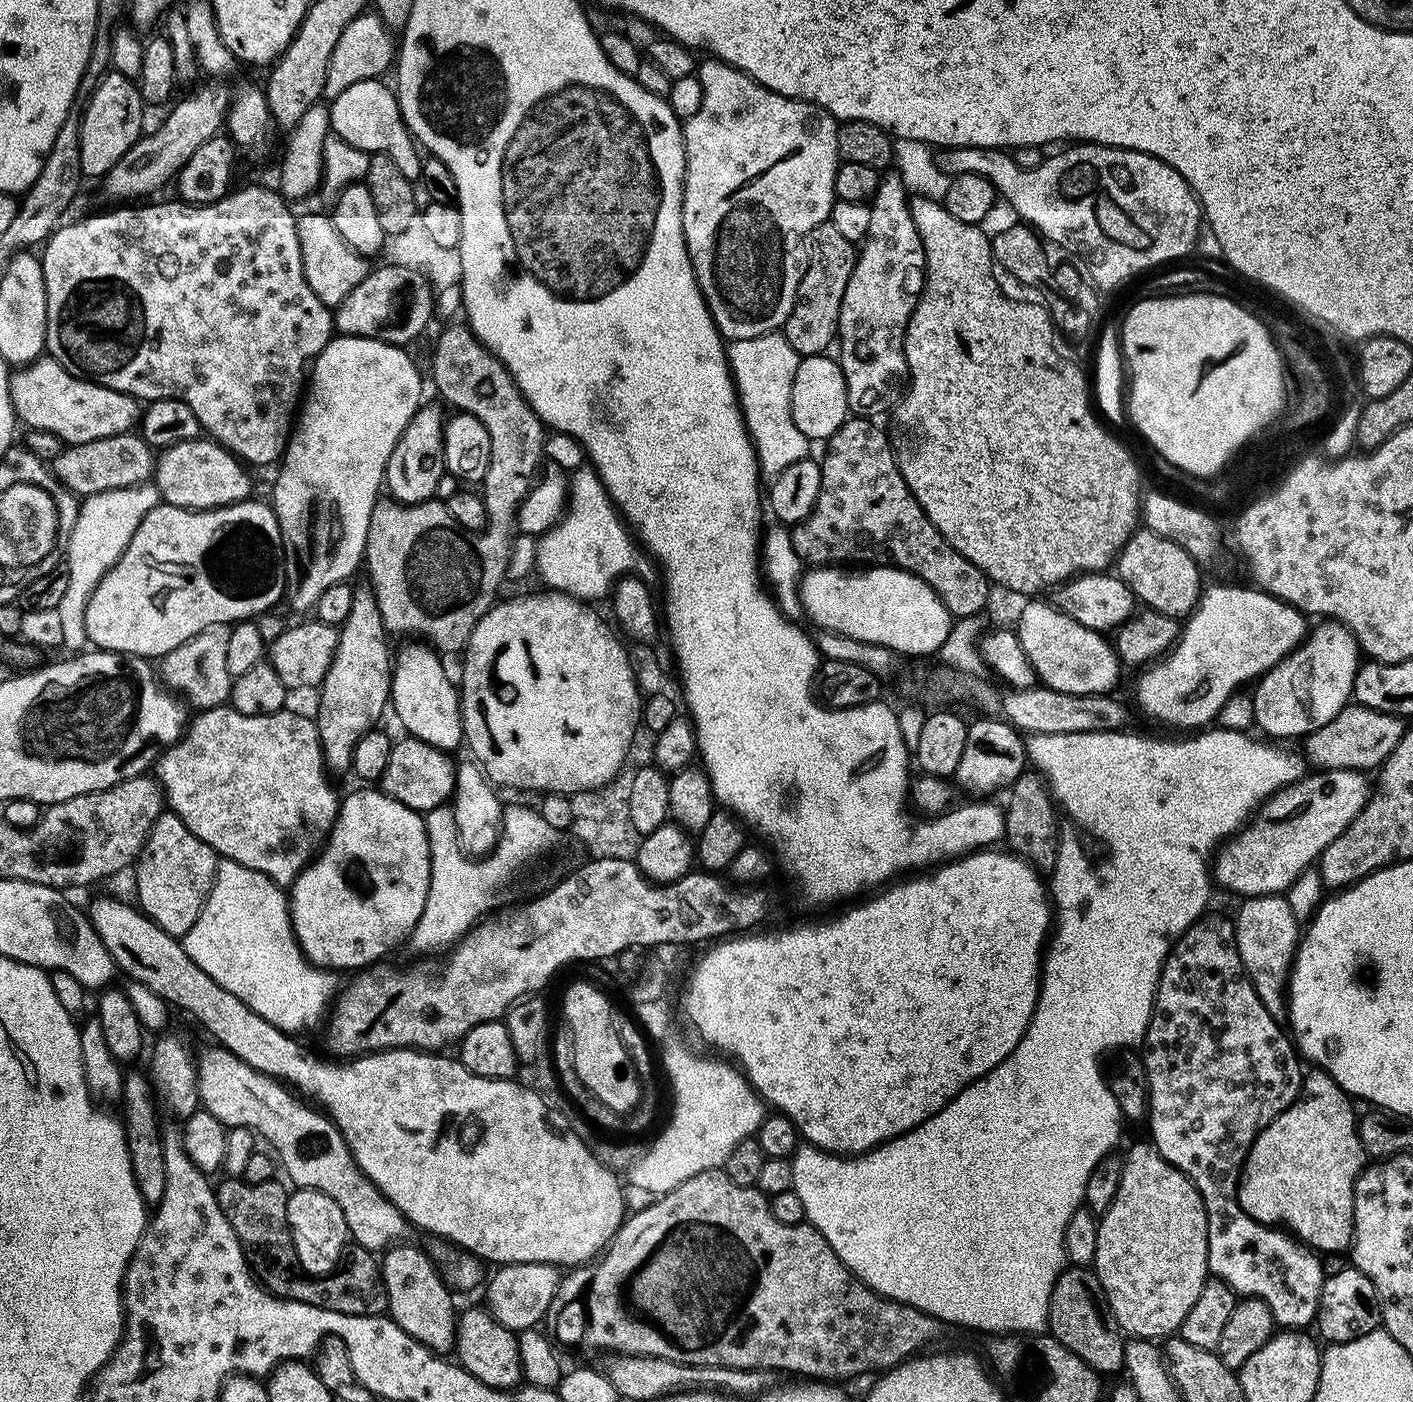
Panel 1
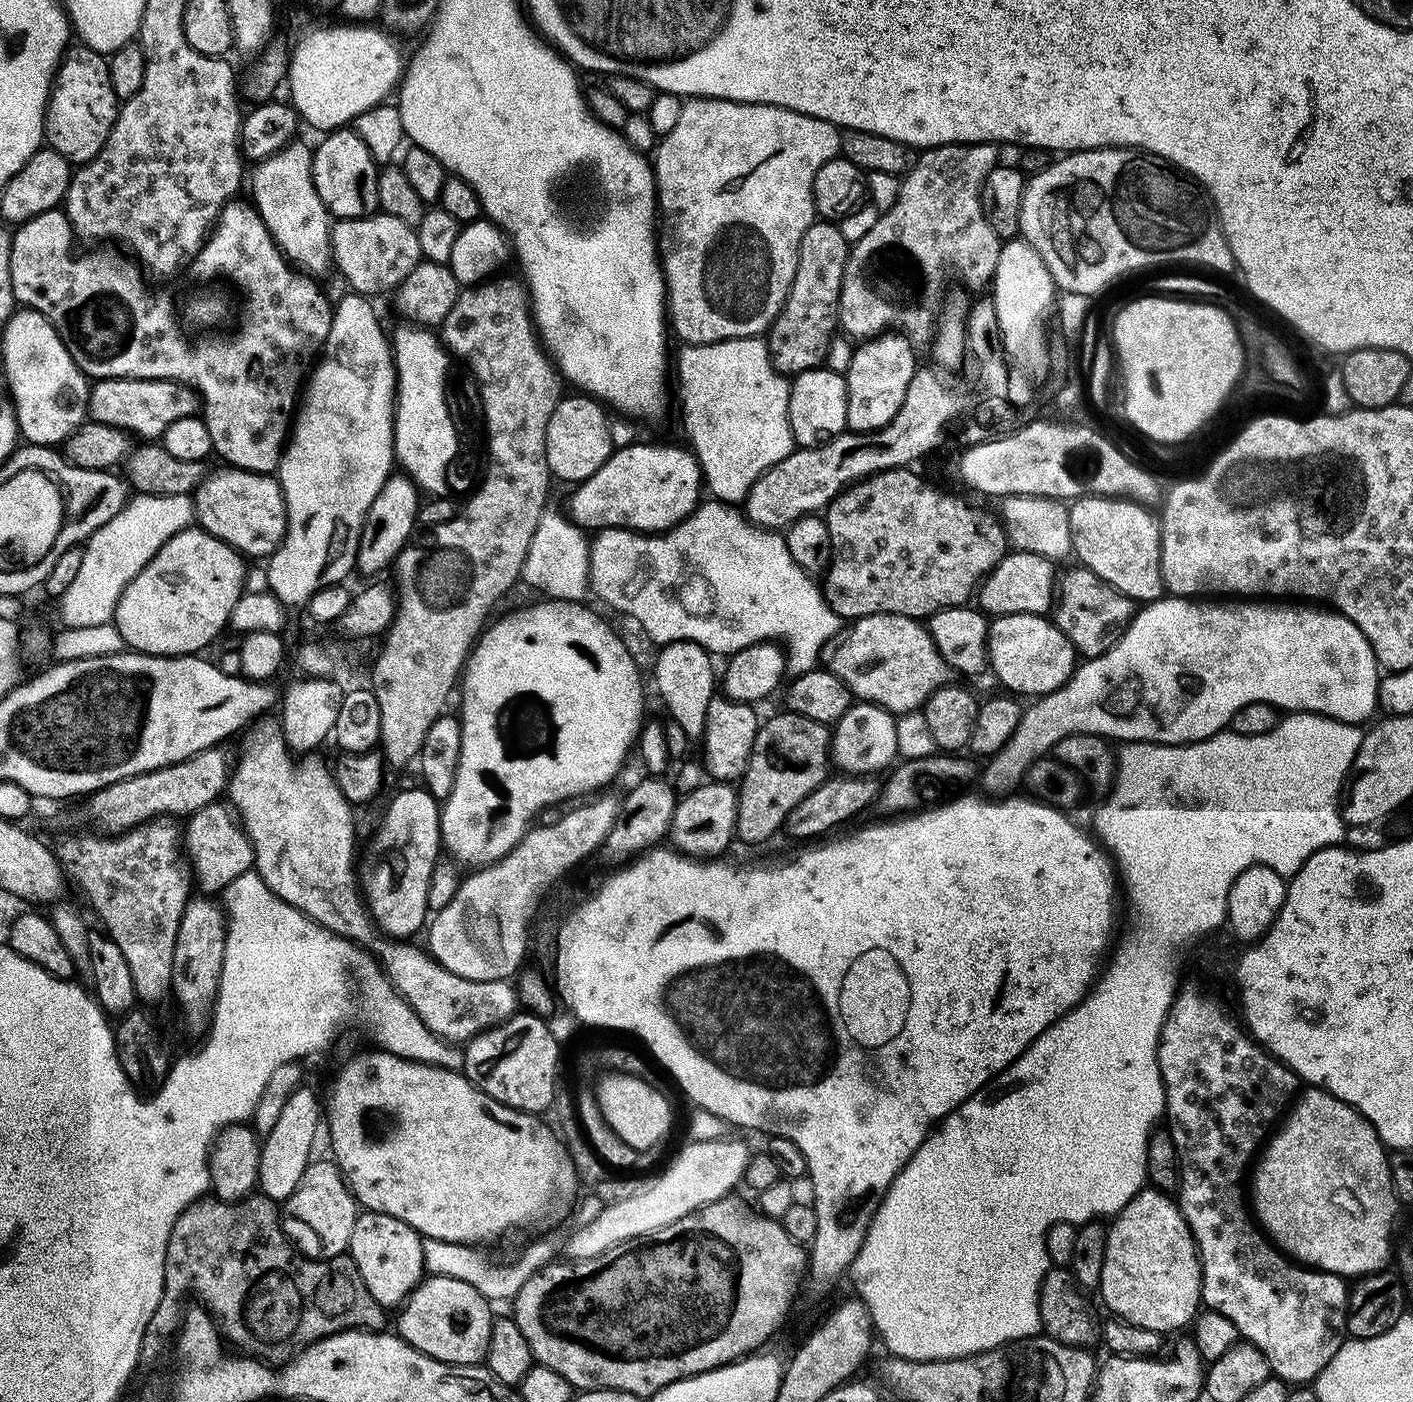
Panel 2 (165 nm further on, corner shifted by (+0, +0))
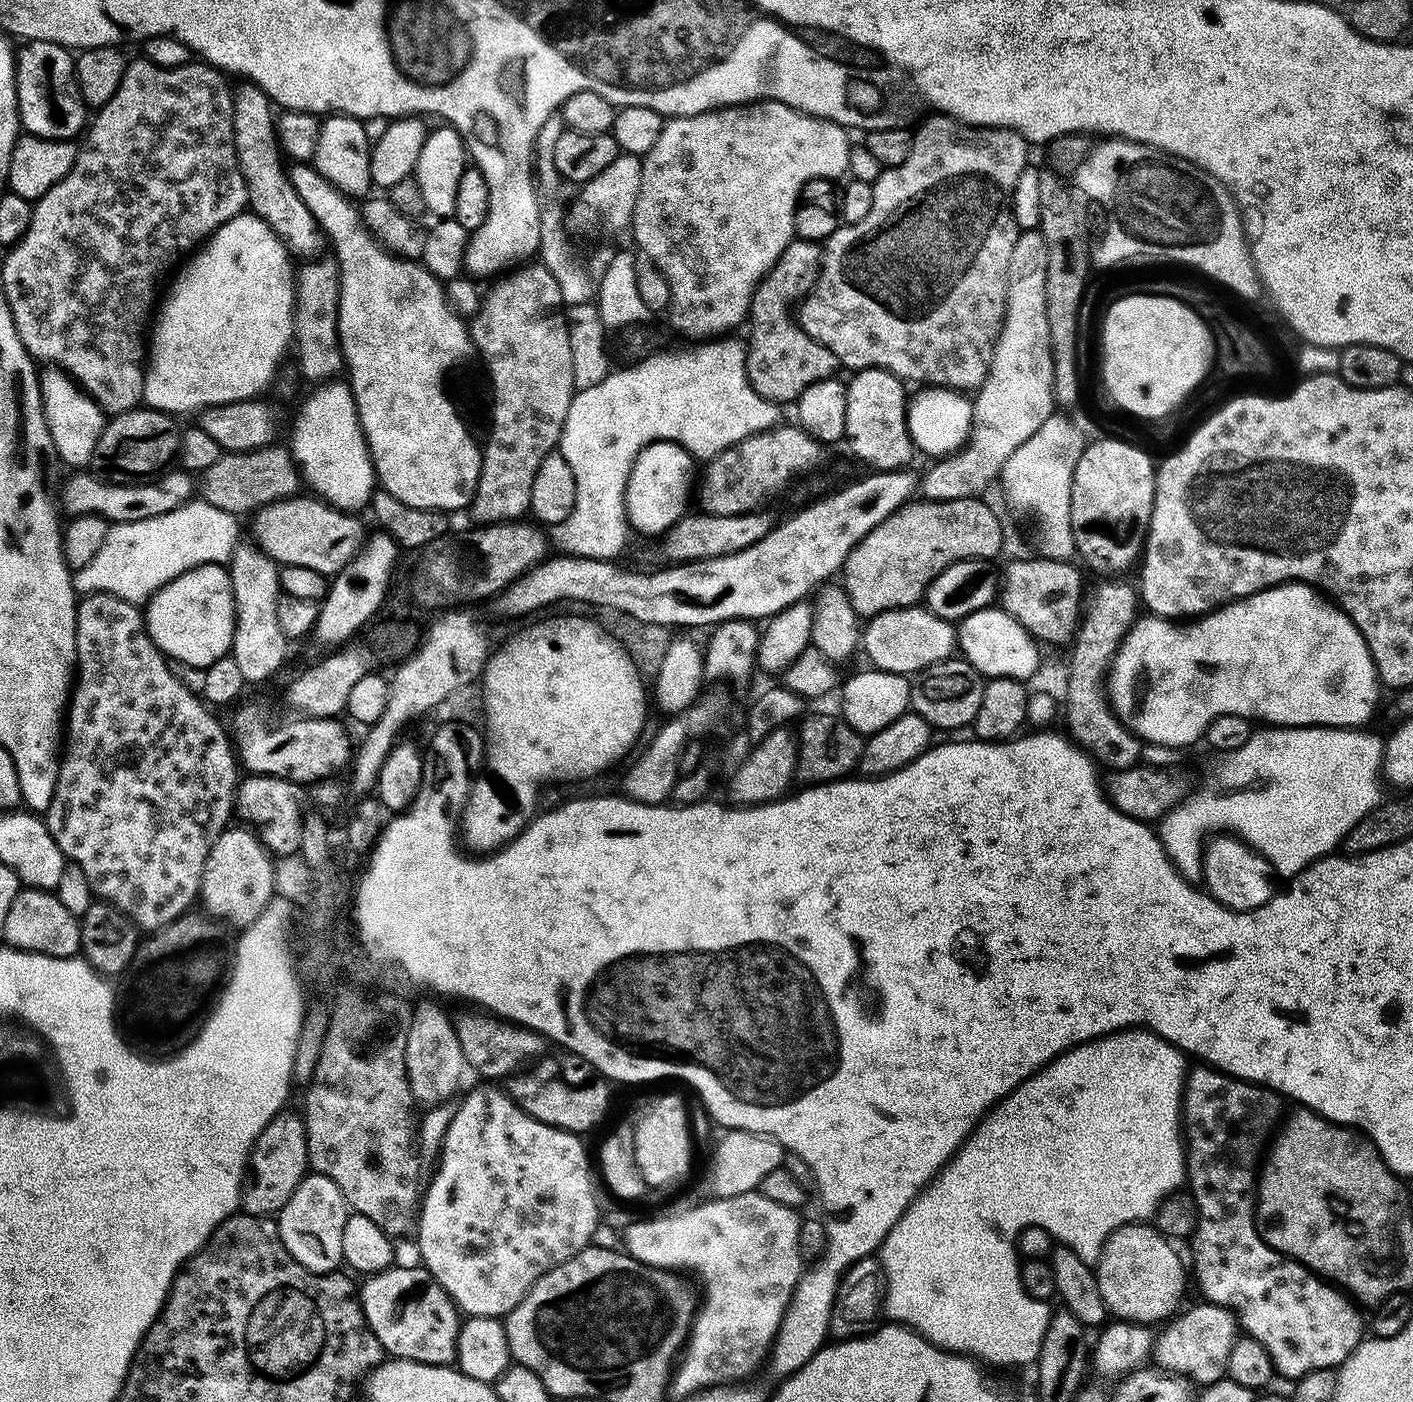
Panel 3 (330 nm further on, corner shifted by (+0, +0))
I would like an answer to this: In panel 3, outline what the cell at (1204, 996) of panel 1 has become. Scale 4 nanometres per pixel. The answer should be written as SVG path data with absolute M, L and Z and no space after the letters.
M1196 1066L1200 1068L1196 1068L1187 1073L1185 1082L1184 1082L1184 1095L1182 1097L1182 1132L1183 1135L1186 1137L1186 1184L1187 1187L1190 1189L1191 1194L1193 1198L1196 1200L1196 1205L1198 1206L1198 1214L1200 1217L1198 1218L1198 1222L1196 1223L1196 1229L1192 1232L1192 1235L1190 1237L1190 1245L1192 1244L1192 1264L1194 1267L1196 1267L1196 1276L1200 1282L1200 1292L1205 1301L1209 1304L1217 1304L1219 1308L1227 1308L1231 1310L1239 1324L1239 1327L1243 1329L1247 1335L1251 1336L1252 1339L1257 1340L1260 1345L1268 1353L1270 1354L1270 1358L1272 1359L1272 1366L1273 1369L1277 1373L1280 1372L1284 1376L1289 1376L1290 1380L1292 1382L1295 1382L1300 1379L1301 1376L1305 1376L1306 1374L1310 1374L1311 1372L1323 1372L1325 1370L1336 1370L1339 1369L1340 1365L1343 1364L1344 1360L1348 1355L1353 1352L1353 1350L1358 1347L1361 1340L1365 1339L1366 1336L1366 1320L1363 1320L1362 1317L1360 1317L1361 1309L1357 1307L1355 1303L1347 1295L1342 1294L1341 1289L1339 1287L1333 1286L1329 1281L1319 1277L1316 1275L1315 1272L1311 1272L1309 1268L1305 1268L1304 1265L1300 1264L1296 1260L1290 1260L1287 1256L1282 1255L1280 1252L1275 1252L1272 1247L1270 1247L1263 1238L1260 1236L1260 1231L1256 1229L1256 1197L1258 1195L1258 1173L1262 1167L1262 1157L1265 1155L1266 1152L1266 1145L1269 1143L1270 1137L1277 1131L1278 1125L1281 1123L1282 1120L1282 1112L1280 1116L1280 1103L1282 1103L1282 1097L1280 1093L1276 1092L1272 1088L1265 1088L1258 1084L1251 1084L1249 1080L1235 1080L1232 1076L1226 1075L1224 1072L1219 1072L1216 1068L1210 1068L1207 1066Z

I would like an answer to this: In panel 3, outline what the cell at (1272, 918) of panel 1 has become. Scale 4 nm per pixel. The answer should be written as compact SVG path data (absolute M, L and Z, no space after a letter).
M1216 834L1205 843L1202 880L1208 883L1206 891L1209 896L1235 912L1249 912L1252 908L1262 907L1278 888L1268 859L1259 856L1249 844L1232 834Z

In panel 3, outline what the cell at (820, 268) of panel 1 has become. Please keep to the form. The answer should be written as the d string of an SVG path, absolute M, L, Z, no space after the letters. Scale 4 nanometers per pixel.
M793 238L752 296L752 329L748 332L744 354L746 374L758 395L777 406L791 405L806 386L831 380L837 375L834 354L805 334L794 315L794 309L812 291L820 276L821 255L822 248L817 241Z

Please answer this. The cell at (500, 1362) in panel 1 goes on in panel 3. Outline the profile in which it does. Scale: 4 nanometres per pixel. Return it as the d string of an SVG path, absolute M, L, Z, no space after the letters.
M393 1266L382 1272L371 1273L368 1280L358 1288L360 1304L364 1308L364 1317L368 1329L375 1334L389 1357L413 1360L419 1364L451 1365L456 1359L456 1343L462 1323L461 1313L441 1284L433 1282L432 1275L423 1266L417 1268L399 1268Z

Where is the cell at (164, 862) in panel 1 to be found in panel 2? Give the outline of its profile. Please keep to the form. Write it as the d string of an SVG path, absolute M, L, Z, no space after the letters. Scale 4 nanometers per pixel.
M217 802L202 806L202 810L187 817L186 823L182 828L182 851L201 893L223 893L230 886L230 882L238 878L238 874L253 871L252 842L227 803Z

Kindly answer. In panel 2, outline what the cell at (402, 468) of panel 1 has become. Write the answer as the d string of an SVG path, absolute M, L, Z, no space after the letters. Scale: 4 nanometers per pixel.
M403 474L389 475L388 481L378 490L378 498L370 502L370 510L366 510L366 518L362 522L362 534L358 538L358 554L355 571L364 576L372 576L383 568L393 567L396 555L413 539L418 521L416 515L422 503L421 493L412 481L411 476Z

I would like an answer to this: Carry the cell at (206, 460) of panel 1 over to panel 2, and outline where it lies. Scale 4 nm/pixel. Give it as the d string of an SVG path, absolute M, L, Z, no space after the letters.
M220 466L217 472L209 471L204 477L204 481L199 484L194 493L194 520L199 527L208 532L214 538L218 538L222 542L226 542L230 547L235 548L241 556L245 558L251 558L251 556L261 556L261 558L267 558L276 551L279 544L284 541L284 531L286 530L286 506L284 505L284 491L280 489L280 481L275 475L265 474L262 472L247 472L241 468L234 468L231 466Z

